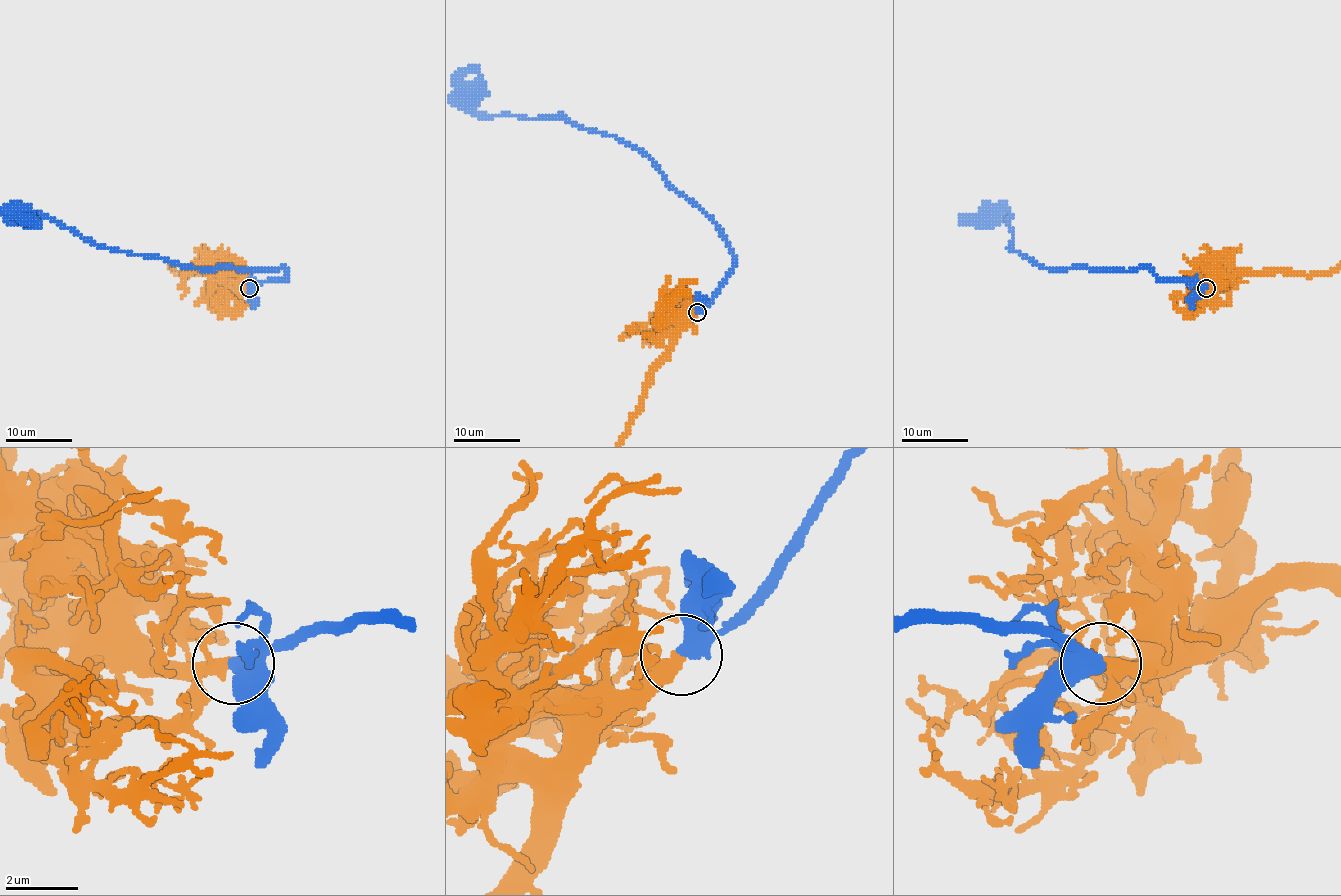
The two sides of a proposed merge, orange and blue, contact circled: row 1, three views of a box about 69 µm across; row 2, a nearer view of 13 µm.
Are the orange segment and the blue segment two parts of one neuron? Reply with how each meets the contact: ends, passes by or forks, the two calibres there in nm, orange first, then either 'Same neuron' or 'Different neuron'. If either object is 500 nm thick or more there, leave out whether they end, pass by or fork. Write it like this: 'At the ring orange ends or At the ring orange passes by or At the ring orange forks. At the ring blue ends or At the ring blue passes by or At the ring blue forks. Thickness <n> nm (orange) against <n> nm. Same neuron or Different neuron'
Thickness 220 nm (orange) against 550 nm. Same neuron

